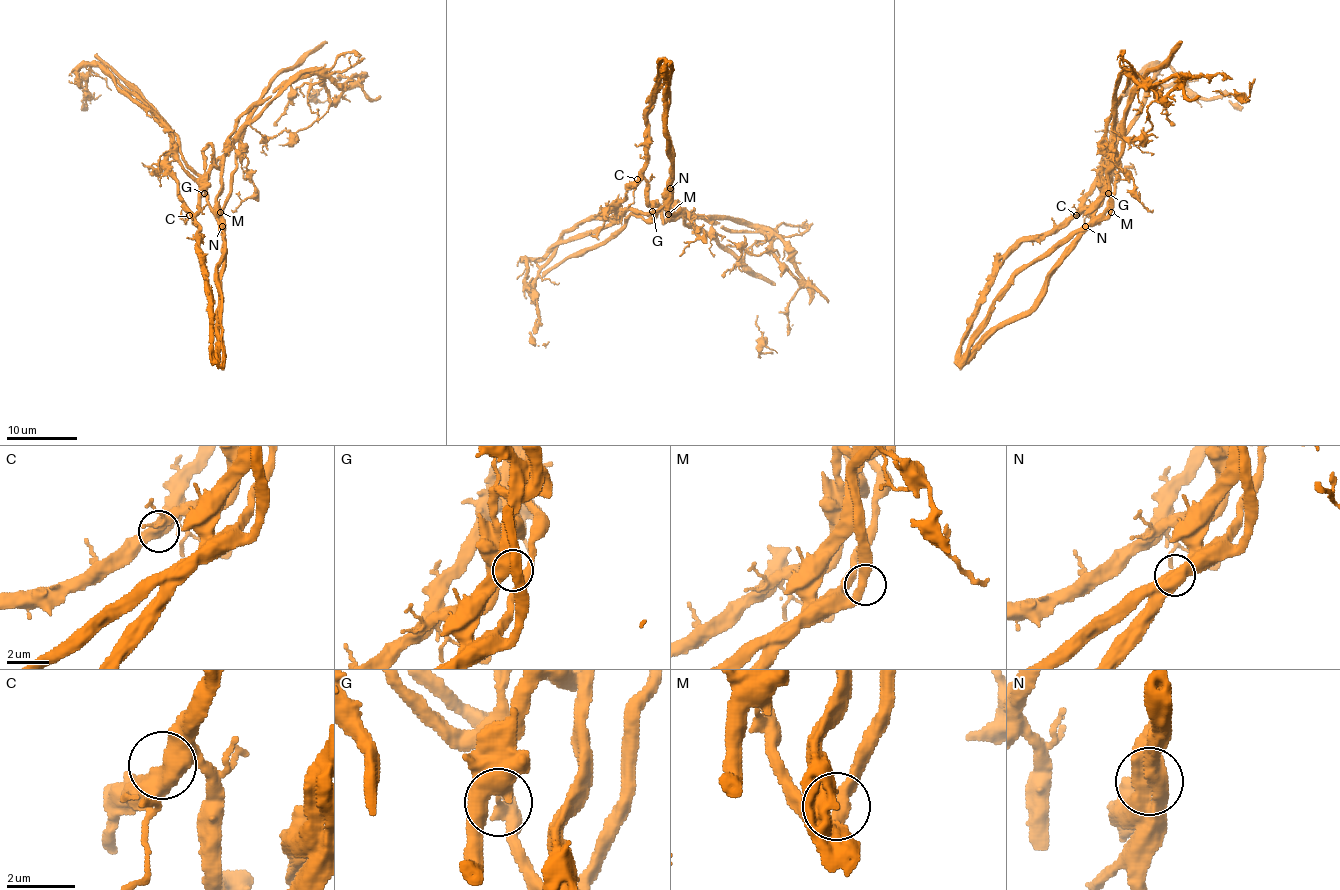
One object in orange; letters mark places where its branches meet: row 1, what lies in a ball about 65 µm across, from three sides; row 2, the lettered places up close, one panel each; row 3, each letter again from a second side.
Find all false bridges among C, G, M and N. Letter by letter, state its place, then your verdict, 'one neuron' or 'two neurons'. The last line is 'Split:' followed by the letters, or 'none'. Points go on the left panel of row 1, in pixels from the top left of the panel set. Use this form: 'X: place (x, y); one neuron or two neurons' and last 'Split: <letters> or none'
C: place (189, 215); one neuron
G: place (204, 193); two neurons
M: place (220, 212); one neuron
N: place (222, 226); two neurons
Split: G, N

